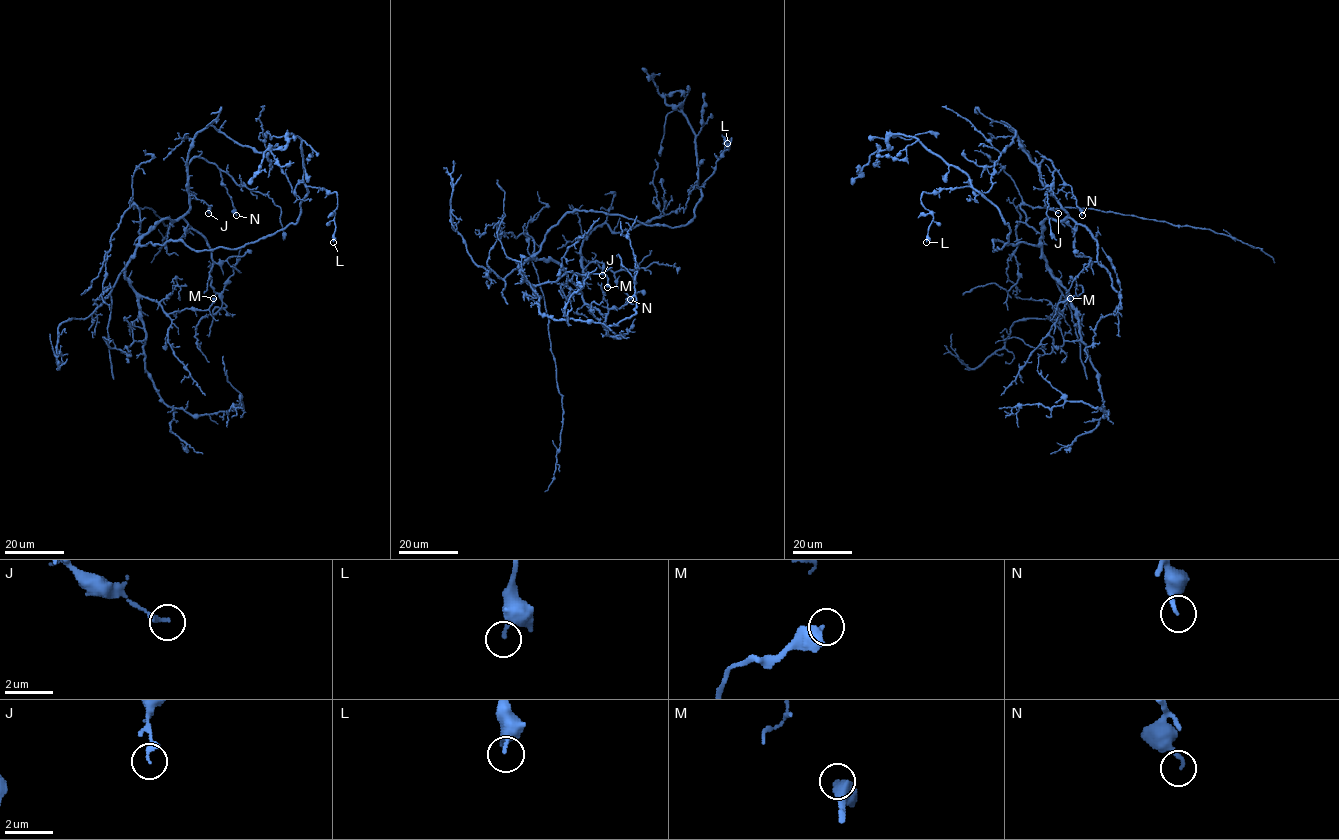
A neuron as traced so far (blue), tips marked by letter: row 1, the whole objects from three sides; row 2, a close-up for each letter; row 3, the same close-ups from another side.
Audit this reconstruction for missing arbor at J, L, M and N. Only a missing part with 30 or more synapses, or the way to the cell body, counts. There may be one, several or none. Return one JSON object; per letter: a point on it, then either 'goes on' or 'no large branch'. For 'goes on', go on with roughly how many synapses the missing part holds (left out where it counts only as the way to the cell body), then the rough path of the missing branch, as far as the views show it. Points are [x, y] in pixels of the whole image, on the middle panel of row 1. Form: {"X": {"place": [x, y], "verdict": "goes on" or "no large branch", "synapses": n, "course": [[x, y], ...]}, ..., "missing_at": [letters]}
{"J": {"place": [602, 275], "verdict": "no large branch"}, "L": {"place": [727, 143], "verdict": "no large branch"}, "M": {"place": [607, 287], "verdict": "no large branch"}, "N": {"place": [630, 299], "verdict": "no large branch"}, "missing_at": []}

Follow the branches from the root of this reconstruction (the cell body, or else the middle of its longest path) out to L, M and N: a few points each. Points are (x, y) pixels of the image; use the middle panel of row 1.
L: (546, 233), (576, 210), (619, 215), (649, 225), (687, 224), (702, 184), (731, 137), (728, 150), (727, 143)
M: (546, 233), (541, 248), (519, 266), (529, 283), (555, 282), (572, 271), (605, 274), (607, 287)
N: (546, 233), (534, 257), (553, 259), (577, 284), (583, 280), (582, 257), (594, 261), (614, 273), (630, 299)

